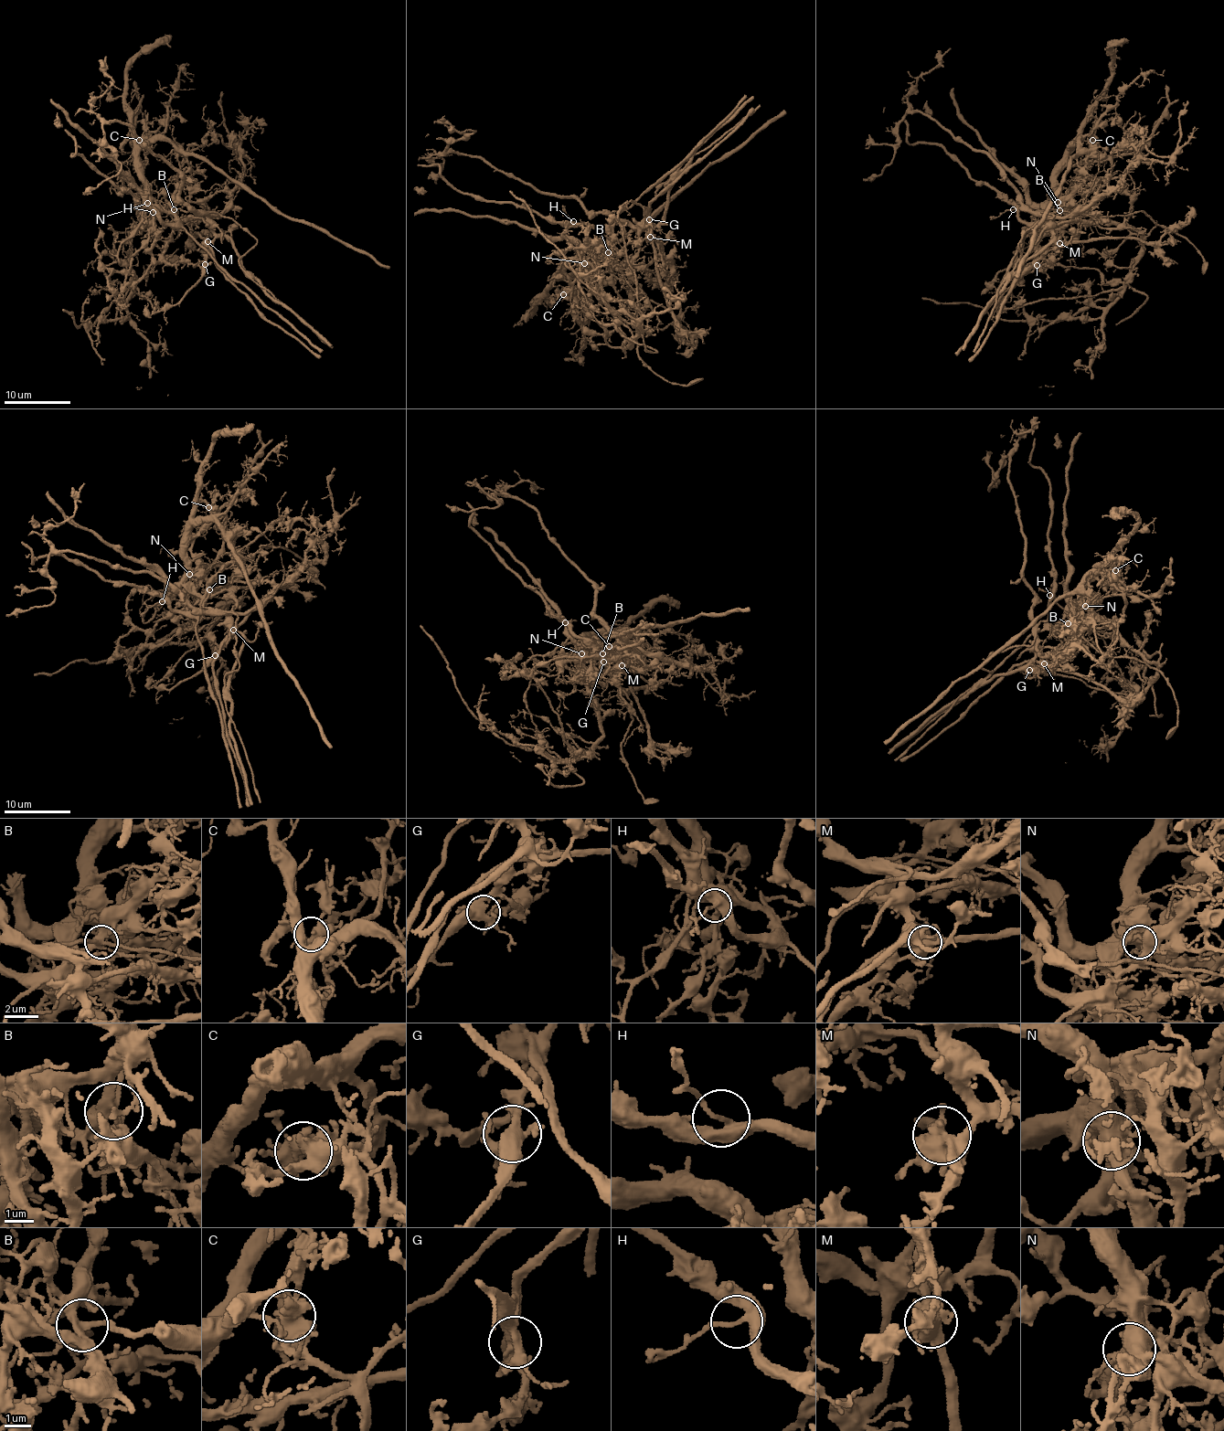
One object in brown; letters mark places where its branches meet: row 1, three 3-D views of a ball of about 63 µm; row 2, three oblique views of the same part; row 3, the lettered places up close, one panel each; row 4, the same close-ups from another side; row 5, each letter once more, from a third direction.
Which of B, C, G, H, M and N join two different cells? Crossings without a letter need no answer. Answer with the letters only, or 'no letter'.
B, M, N

